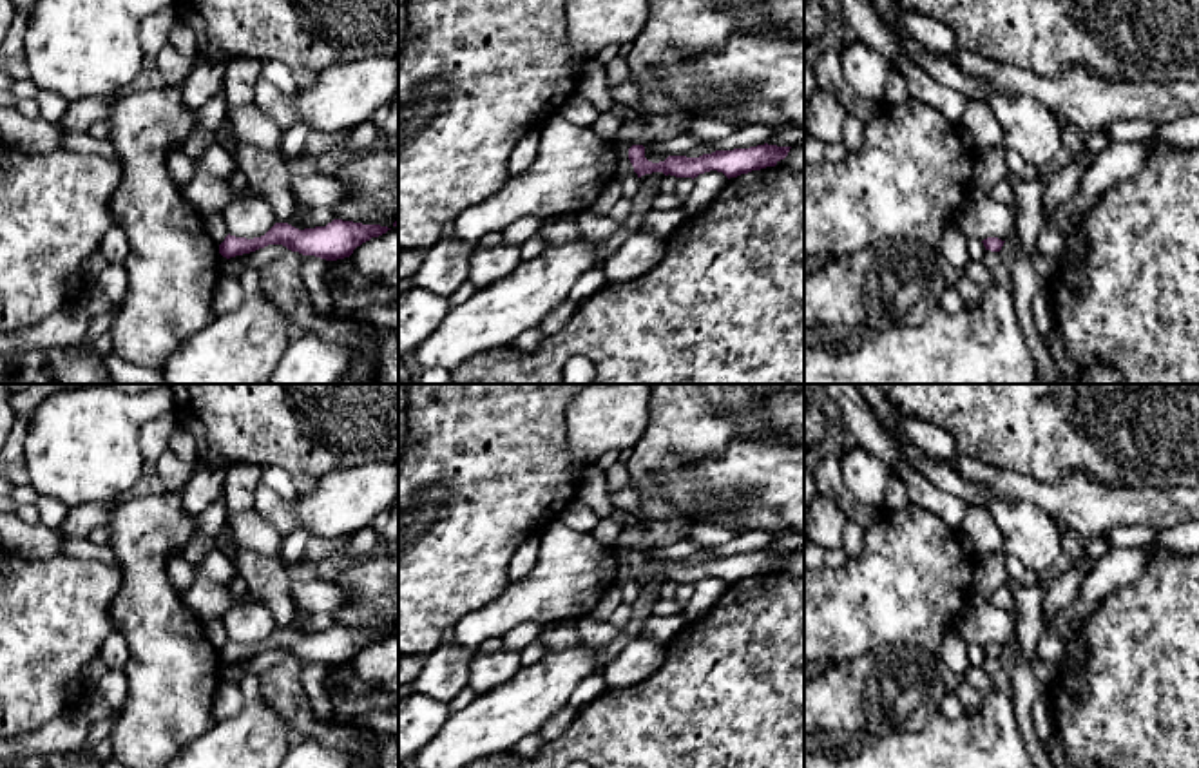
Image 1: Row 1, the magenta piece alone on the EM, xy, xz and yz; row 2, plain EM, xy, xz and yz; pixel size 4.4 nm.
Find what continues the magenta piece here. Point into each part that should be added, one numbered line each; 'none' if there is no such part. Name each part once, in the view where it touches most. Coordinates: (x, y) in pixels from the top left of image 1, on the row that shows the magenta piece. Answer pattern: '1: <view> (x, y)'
none

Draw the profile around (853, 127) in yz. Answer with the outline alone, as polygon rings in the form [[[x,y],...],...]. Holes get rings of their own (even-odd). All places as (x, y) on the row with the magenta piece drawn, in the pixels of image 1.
[[[848,114],[844,121],[844,145],[849,152],[857,152],[862,147],[864,121],[855,114]]]

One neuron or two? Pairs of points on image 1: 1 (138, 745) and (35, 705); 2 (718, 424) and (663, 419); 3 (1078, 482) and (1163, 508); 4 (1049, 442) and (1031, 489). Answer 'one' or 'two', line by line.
1: two
2: one
3: one
4: two

